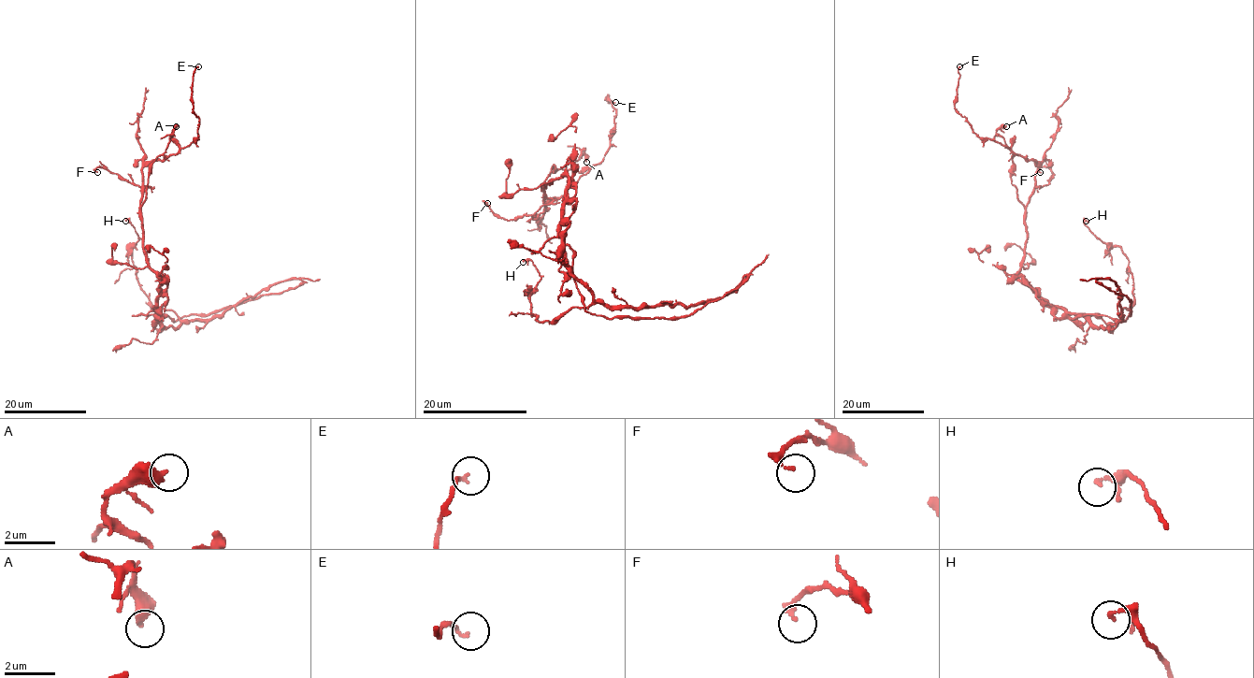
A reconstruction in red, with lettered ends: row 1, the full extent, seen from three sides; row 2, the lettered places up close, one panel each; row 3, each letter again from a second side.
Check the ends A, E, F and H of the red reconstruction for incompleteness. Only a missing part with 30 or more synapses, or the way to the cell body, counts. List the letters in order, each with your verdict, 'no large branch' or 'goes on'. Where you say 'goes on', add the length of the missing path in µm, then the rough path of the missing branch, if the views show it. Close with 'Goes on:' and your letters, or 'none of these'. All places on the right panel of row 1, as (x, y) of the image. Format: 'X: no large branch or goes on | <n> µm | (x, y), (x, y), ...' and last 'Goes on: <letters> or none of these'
A: no large branch
E: no large branch
F: no large branch
H: no large branch
Goes on: none of these

